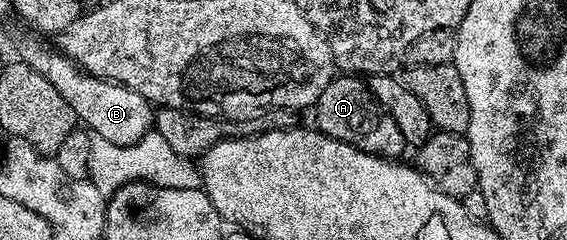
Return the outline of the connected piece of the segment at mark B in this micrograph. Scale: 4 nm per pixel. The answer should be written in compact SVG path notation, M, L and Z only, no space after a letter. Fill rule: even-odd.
M31 36L19 46L18 61L24 62L35 72L41 73L53 88L60 93L69 108L73 109L76 119L92 133L102 136L112 144L131 145L138 143L154 125L154 107L140 93L119 82L111 82L106 78L93 77L87 71L80 69L65 57L54 45L43 46L44 39Z

